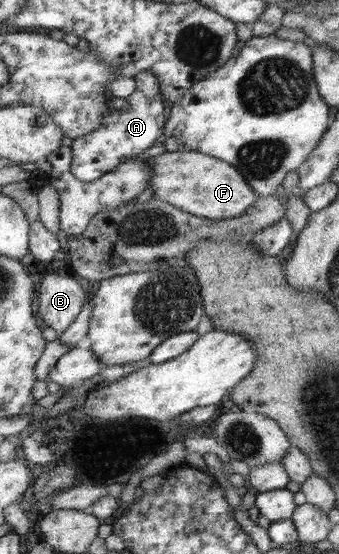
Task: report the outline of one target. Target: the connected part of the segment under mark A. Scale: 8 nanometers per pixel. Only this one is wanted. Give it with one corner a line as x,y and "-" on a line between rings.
141,71
135,76
135,90
126,98
127,106
119,112
104,116
104,122
95,131
76,138
72,148
72,173
81,180
93,182
105,173
118,168
119,164
129,161
133,156
143,154
161,140
166,129
168,116
165,116
166,98
159,86
158,78
150,71

